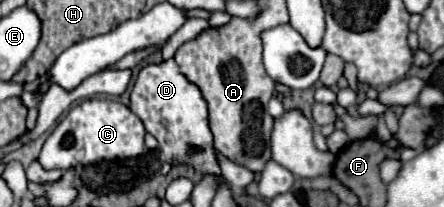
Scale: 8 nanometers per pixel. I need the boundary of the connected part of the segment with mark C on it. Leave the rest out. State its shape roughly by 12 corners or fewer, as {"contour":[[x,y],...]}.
{"contour":[[74,106],[38,154],[70,170],[146,152],[146,128],[128,106]]}

